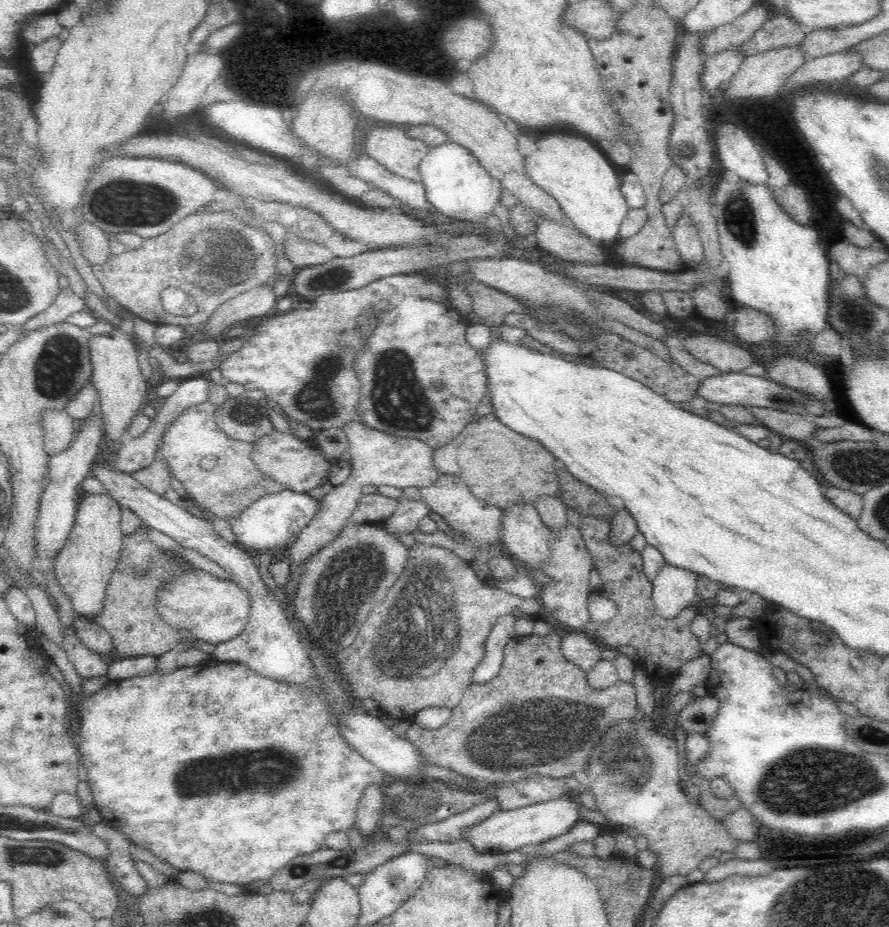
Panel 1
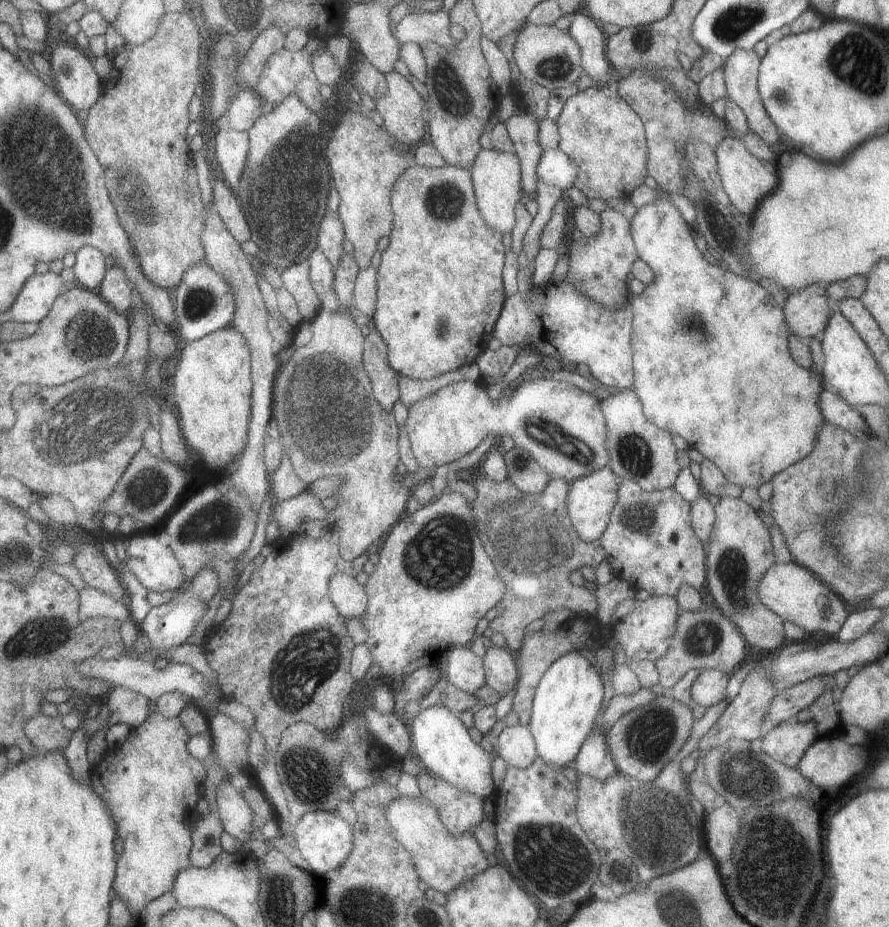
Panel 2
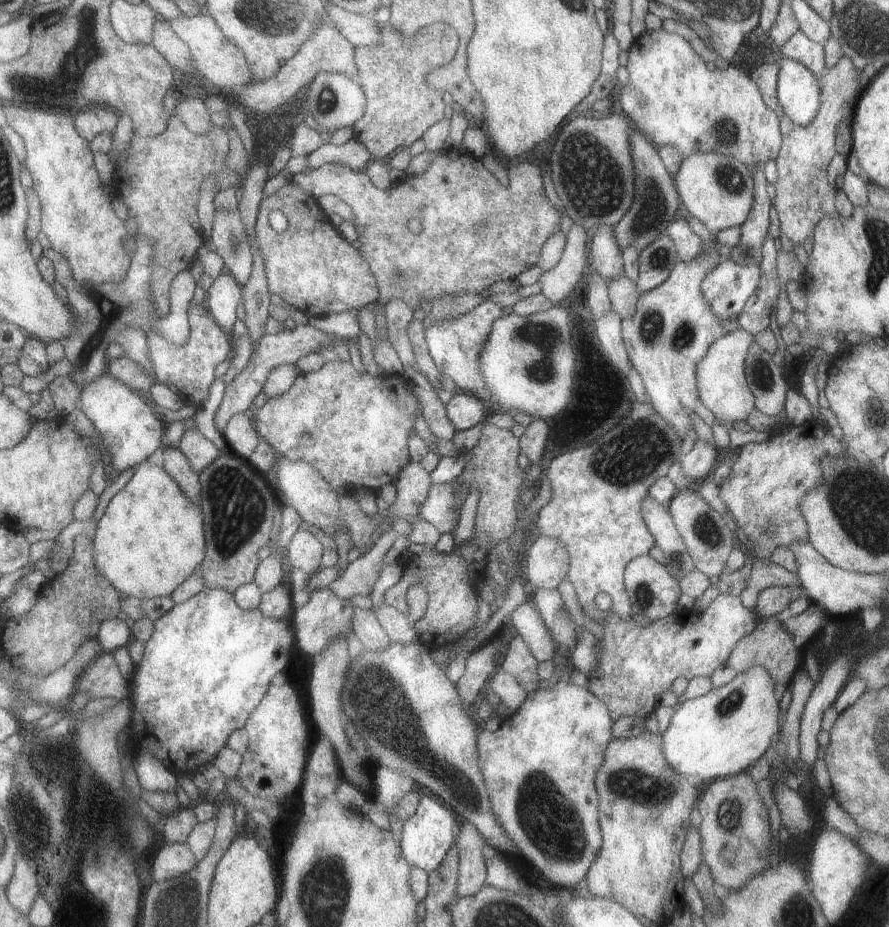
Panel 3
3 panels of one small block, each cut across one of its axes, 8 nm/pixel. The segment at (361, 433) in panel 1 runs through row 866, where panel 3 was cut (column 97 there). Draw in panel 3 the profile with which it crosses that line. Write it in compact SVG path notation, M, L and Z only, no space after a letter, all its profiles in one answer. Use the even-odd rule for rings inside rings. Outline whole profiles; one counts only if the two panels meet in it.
M5 106L7 124L21 136L27 158L25 166L31 174L31 188L37 192L41 202L41 232L49 238L51 250L59 252L75 278L75 282L85 284L105 284L105 282L121 282L129 264L131 254L127 256L123 252L123 242L127 238L135 238L135 232L131 230L131 222L123 222L113 214L113 198L103 194L103 184L97 178L95 166L93 166L93 152L89 150L89 142L81 138L73 126L73 114L65 110L49 110L45 106L33 106L33 108L17 108L17 106Z

